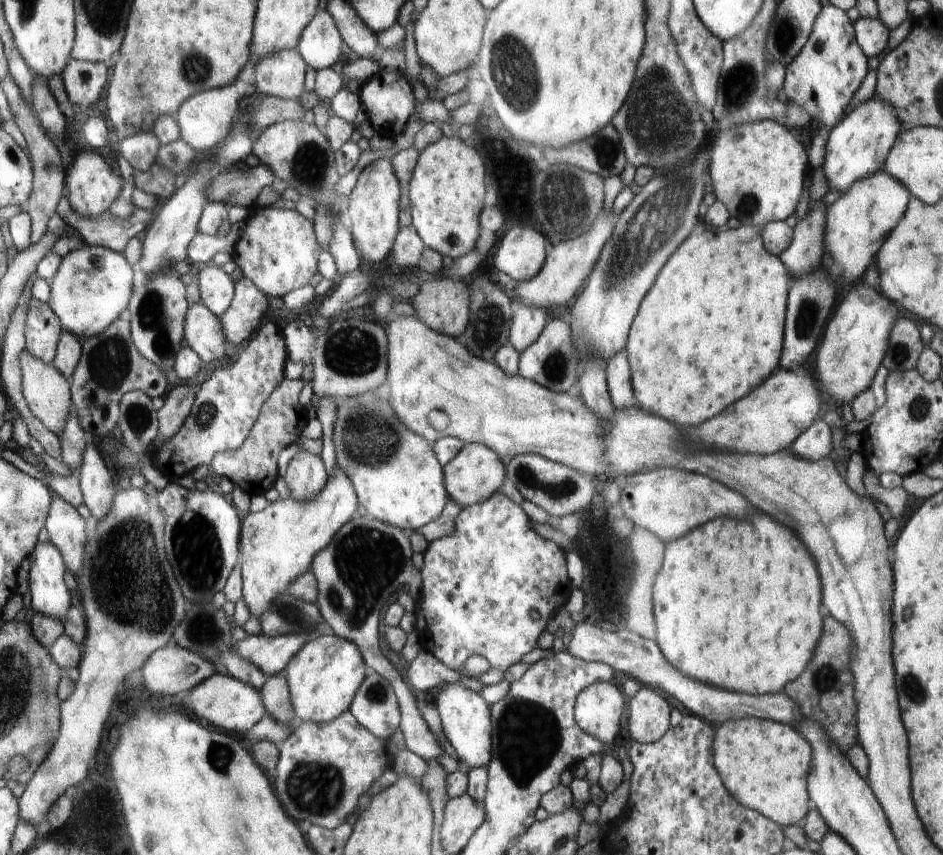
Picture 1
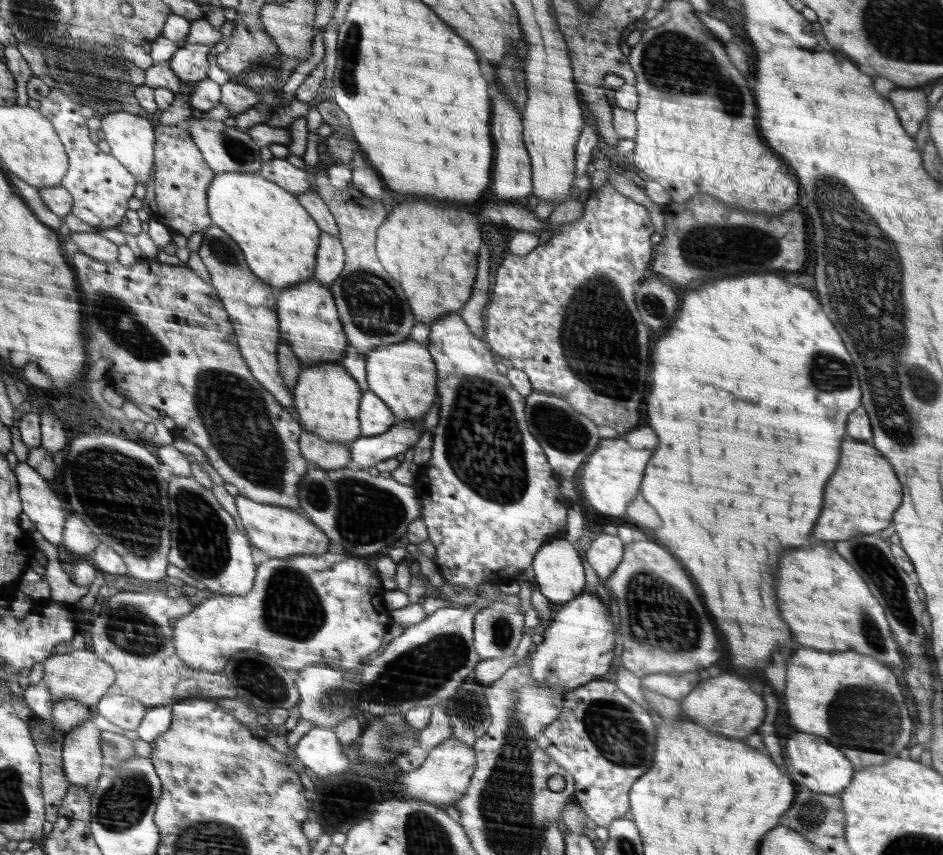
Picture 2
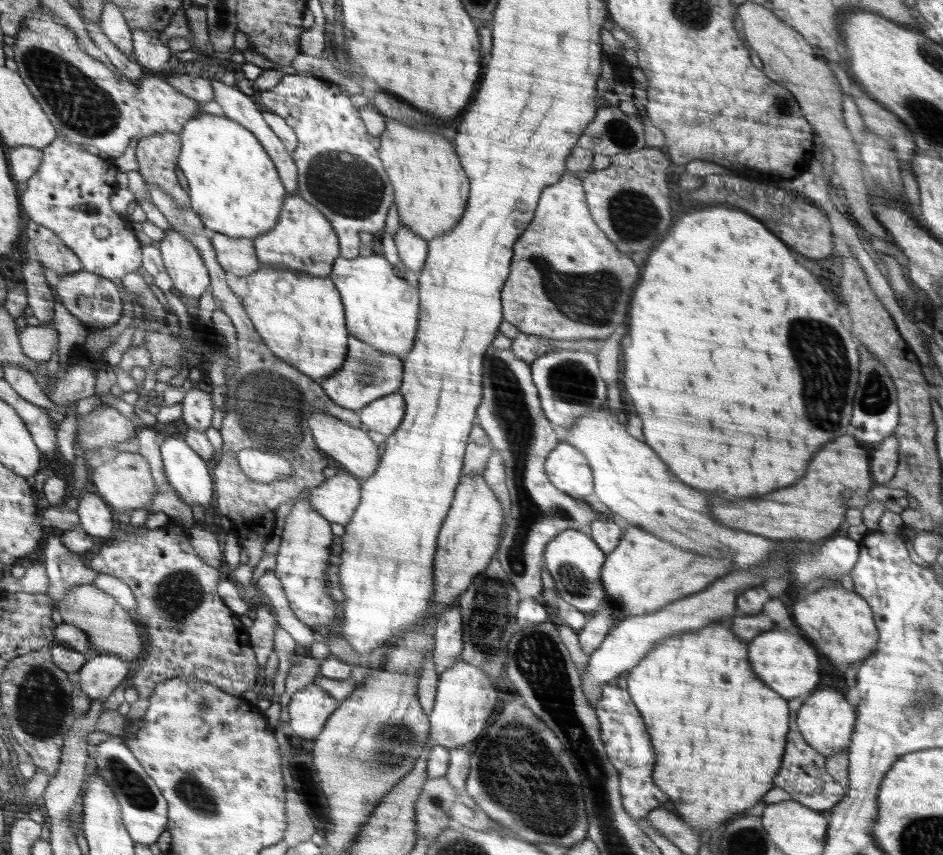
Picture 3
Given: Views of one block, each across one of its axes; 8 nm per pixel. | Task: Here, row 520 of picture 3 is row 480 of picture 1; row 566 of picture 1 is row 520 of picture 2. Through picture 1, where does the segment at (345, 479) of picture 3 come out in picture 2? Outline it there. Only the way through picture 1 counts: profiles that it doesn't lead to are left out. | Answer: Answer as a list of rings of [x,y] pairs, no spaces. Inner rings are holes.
[[[241,494],[236,496],[236,508],[249,540],[271,558],[288,559],[298,555],[324,555],[324,552],[328,552],[330,537],[303,512],[260,503]]]

